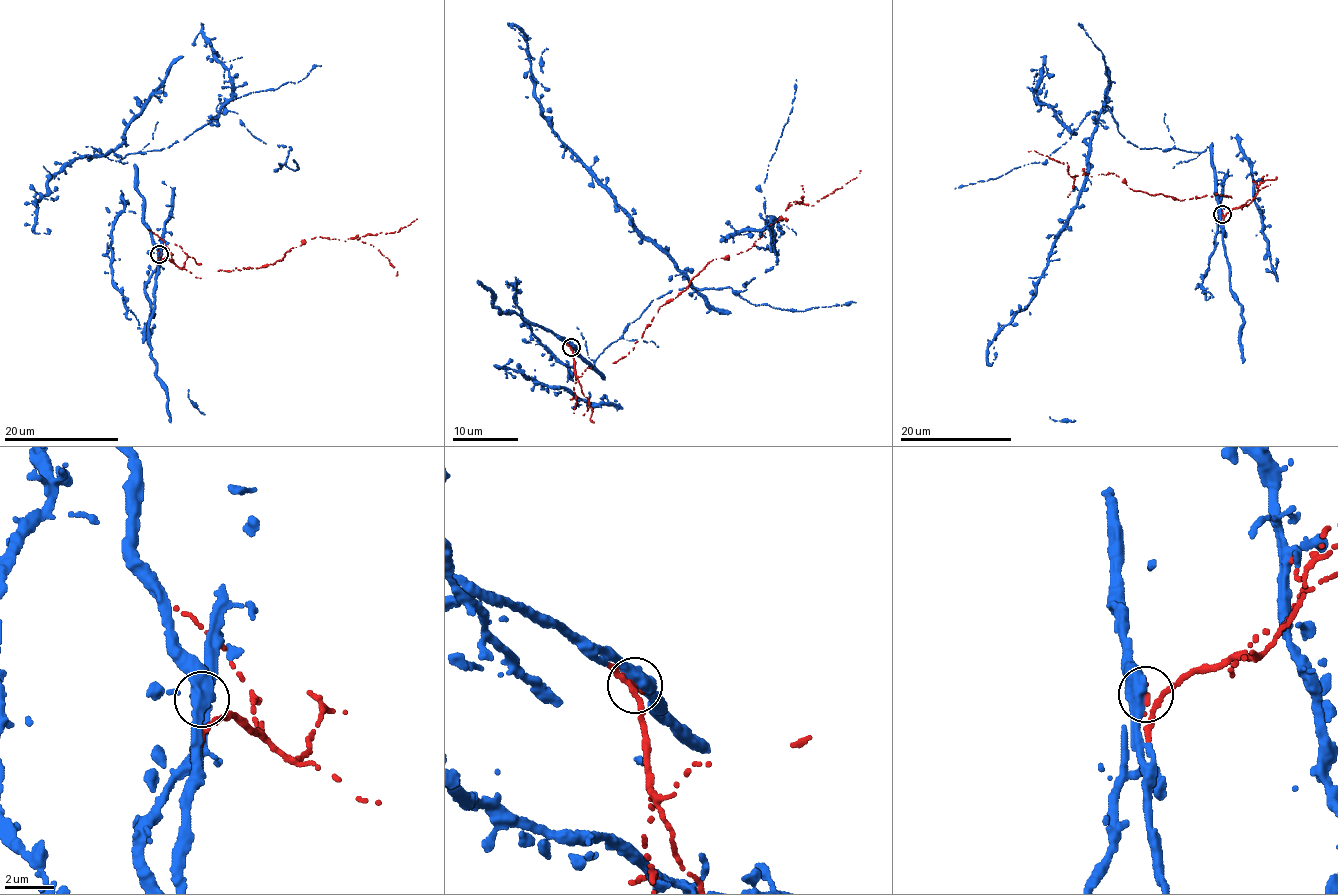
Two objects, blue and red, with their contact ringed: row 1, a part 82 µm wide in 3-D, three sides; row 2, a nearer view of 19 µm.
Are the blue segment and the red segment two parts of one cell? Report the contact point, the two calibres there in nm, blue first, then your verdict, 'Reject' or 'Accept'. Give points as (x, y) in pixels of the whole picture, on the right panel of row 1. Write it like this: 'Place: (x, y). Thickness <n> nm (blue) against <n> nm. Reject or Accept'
Place: (1222, 214). Thickness 500 nm (blue) against 180 nm. Accept

